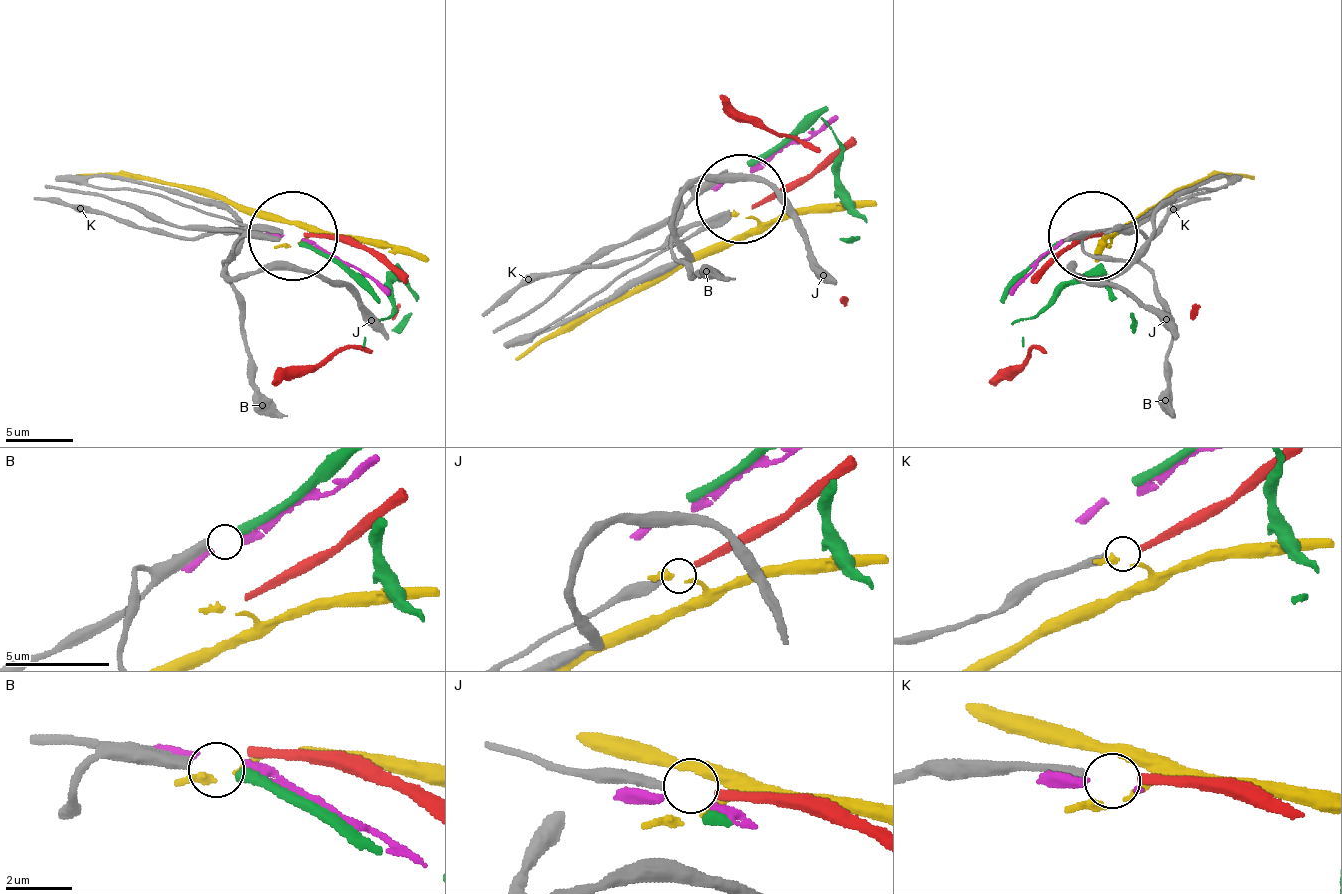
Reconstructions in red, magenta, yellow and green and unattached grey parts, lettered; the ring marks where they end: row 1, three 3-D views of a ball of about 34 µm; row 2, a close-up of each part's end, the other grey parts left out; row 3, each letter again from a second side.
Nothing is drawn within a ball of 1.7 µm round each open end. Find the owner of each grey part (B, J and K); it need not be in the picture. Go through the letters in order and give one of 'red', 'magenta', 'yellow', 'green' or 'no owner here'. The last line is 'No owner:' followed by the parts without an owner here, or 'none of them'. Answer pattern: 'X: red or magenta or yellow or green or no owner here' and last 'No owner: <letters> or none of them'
B: green
J: no owner here
K: red
No owner: J

